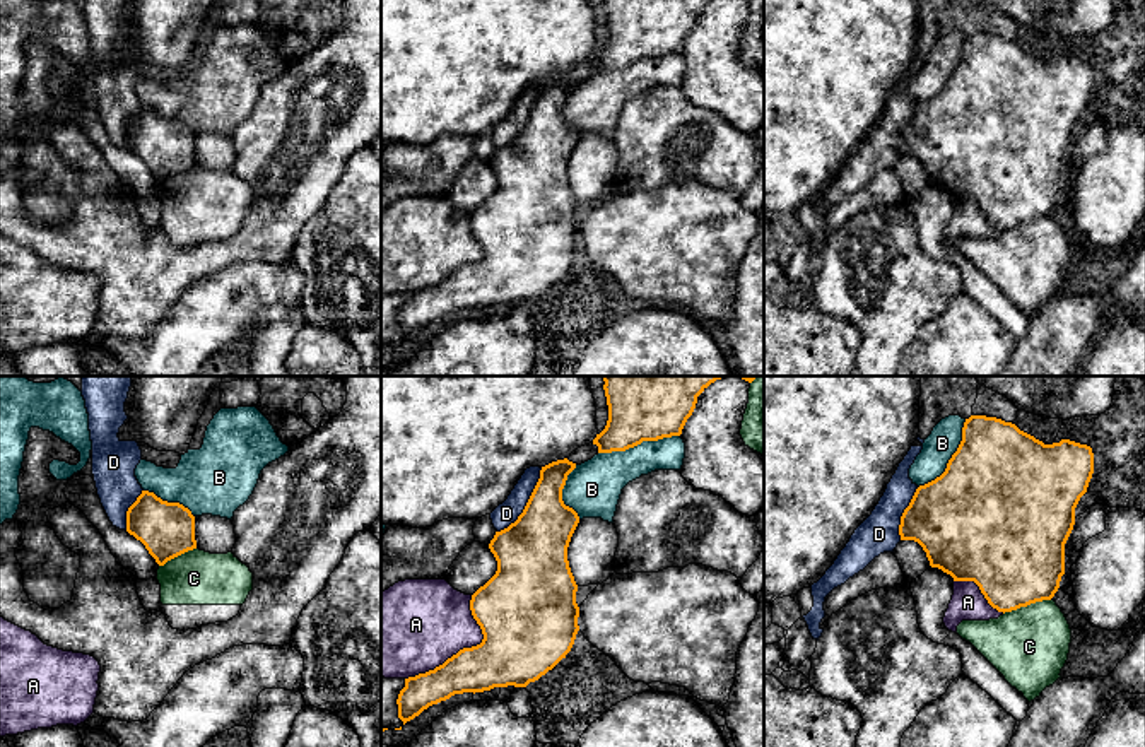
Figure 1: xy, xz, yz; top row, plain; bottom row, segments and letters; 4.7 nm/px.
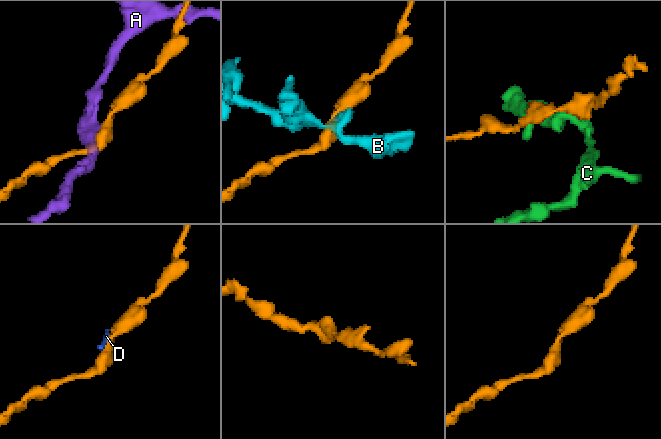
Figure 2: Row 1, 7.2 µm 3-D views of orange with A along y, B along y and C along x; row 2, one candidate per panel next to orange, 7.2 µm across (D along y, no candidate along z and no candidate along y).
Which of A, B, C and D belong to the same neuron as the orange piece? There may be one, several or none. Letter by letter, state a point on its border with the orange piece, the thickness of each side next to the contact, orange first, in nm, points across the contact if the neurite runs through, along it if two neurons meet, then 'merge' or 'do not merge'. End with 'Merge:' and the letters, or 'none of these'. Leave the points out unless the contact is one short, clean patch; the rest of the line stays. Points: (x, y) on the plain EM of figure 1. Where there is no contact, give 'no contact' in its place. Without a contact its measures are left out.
A: meets orange in xz at (465, 265); 340 nm thick on the orange side, 420 nm on the other; do not merge
B: meets orange in xz at (638, 60); 280 nm thick on the orange side, 220 nm on the other; do not merge
C: meets orange in yz at (1026, 223); 460 nm thick on the orange side, 360 nm on the other; do not merge
D: meets orange in xz at (527, 120); 340 nm thick on the orange side, 110 nm on the other; do not merge
Merge: none of these

